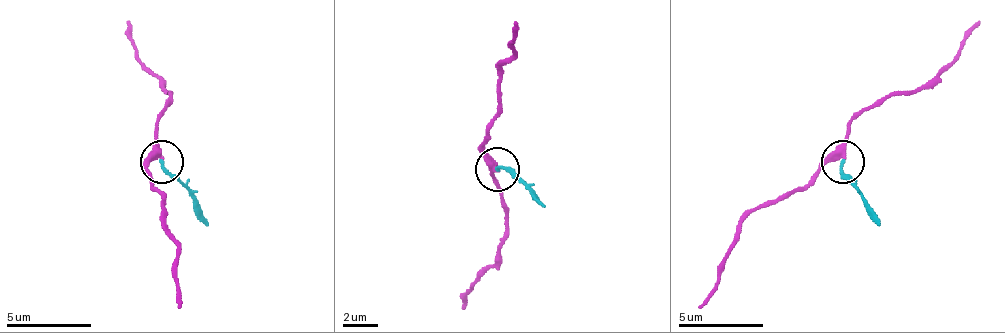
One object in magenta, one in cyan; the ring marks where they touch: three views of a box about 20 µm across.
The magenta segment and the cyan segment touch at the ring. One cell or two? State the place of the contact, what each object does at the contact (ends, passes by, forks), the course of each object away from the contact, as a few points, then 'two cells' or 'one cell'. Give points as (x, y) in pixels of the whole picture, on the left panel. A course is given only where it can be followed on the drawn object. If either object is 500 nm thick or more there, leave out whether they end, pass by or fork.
(161, 161) | magenta passes by | cyan ends | magenta via (160, 158), (147, 167), (160, 201), (160, 218), (177, 248), (177, 290), (181, 307) | cyan via (160, 162), (173, 175), (207, 226) | two cells

